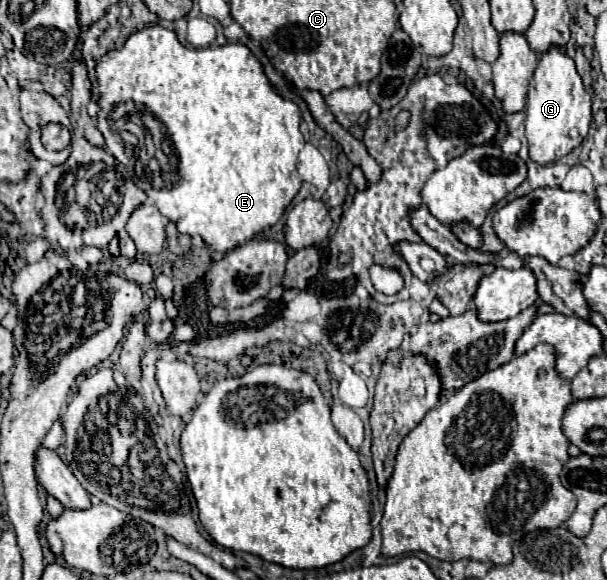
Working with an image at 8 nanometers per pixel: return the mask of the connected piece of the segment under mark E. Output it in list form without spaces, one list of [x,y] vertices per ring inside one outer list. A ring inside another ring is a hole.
[[[151,25],[131,35],[123,49],[107,53],[97,63],[97,79],[101,93],[97,129],[105,137],[105,149],[127,167],[133,181],[145,191],[159,213],[177,225],[179,233],[191,237],[199,235],[215,251],[227,253],[261,233],[265,227],[275,225],[299,193],[301,179],[297,173],[297,155],[305,147],[305,139],[299,131],[301,111],[293,101],[283,99],[273,91],[261,63],[245,45],[227,43],[221,47],[187,49],[173,31]],[[127,101],[145,105],[153,115],[159,115],[171,135],[177,153],[177,171],[175,175],[169,171],[165,179],[159,179],[159,187],[155,187],[153,177],[139,177],[135,167],[137,161],[129,161],[123,139],[119,139],[119,133],[111,127],[113,107]]]

